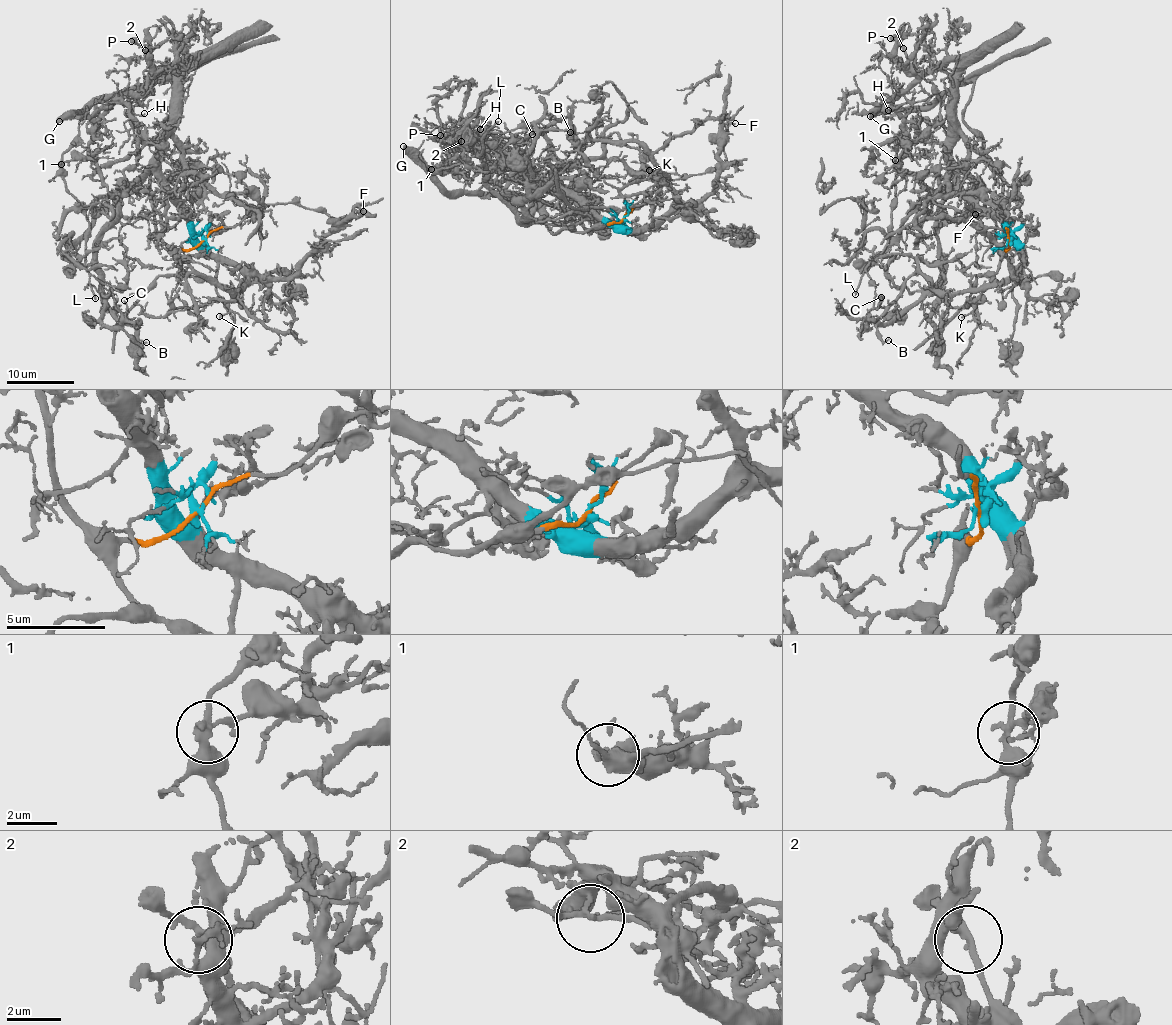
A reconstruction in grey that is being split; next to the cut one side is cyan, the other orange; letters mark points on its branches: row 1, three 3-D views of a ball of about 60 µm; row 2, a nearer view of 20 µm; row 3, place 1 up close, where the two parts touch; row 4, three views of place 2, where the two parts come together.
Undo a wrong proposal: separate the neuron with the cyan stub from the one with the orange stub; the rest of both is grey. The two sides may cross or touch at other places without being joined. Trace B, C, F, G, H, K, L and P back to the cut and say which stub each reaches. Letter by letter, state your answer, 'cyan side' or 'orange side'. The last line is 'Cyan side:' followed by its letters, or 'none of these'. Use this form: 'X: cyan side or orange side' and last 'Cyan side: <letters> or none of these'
B: cyan side
C: cyan side
F: cyan side
G: orange side
H: orange side
K: cyan side
L: orange side
P: orange side
Cyan side: B, C, F, K

